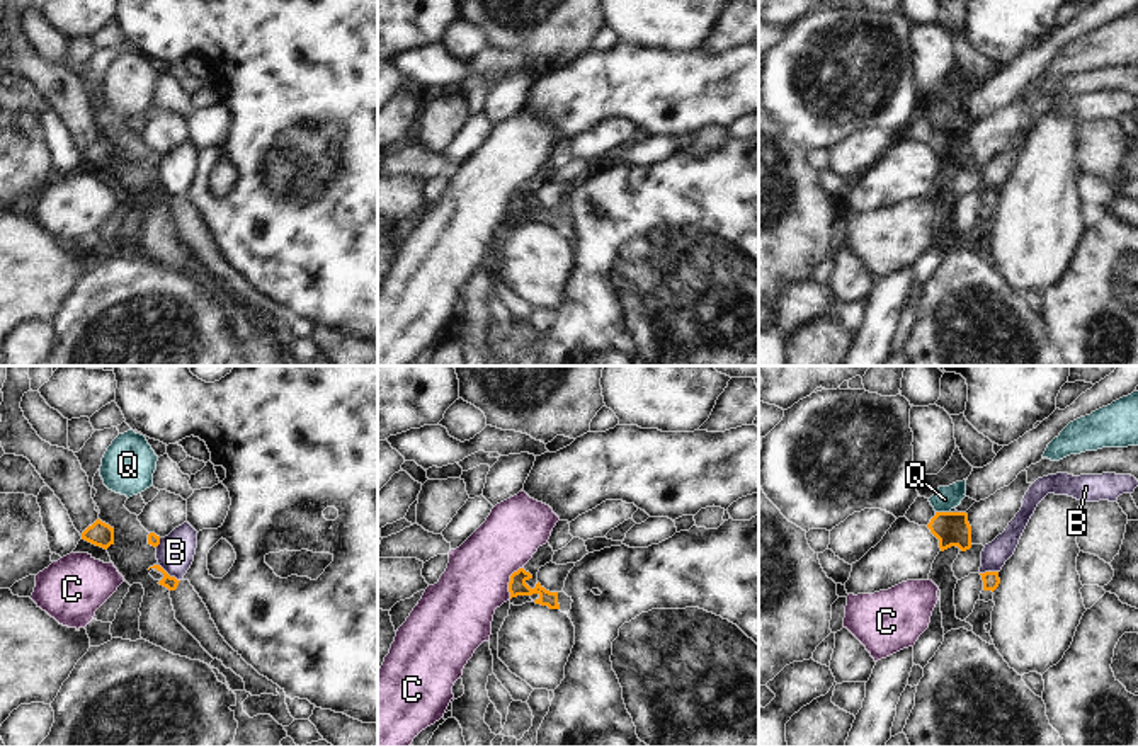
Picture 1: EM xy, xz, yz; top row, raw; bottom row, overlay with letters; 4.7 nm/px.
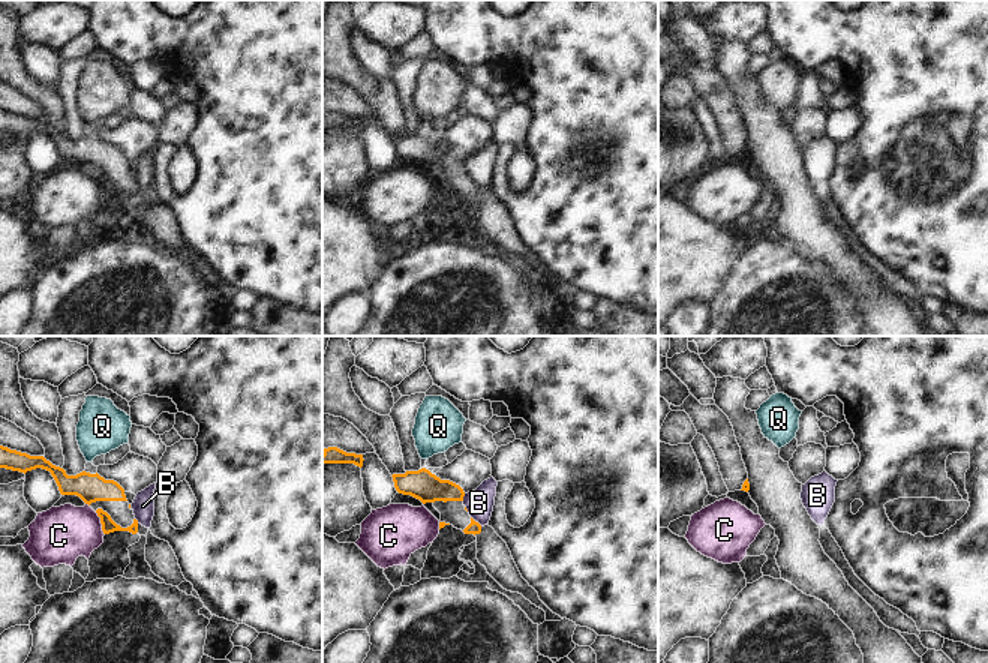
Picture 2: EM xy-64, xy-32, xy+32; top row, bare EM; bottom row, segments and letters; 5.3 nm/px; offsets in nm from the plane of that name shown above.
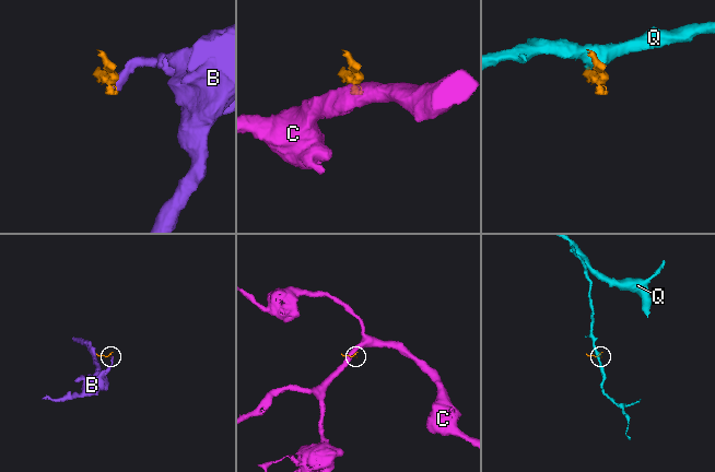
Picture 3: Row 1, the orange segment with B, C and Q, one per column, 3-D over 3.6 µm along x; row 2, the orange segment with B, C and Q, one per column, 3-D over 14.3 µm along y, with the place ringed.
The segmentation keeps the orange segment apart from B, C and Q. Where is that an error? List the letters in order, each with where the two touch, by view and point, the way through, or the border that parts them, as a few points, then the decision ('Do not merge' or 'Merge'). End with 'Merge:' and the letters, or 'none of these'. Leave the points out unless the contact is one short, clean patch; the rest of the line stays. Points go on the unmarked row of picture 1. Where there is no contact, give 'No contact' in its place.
B: Touches orange at xy (167, 193). Boundary: xy (159, 182), (179, 199). Do not merge
C: Touches orange at xz (511, 199). Boundary: xz (523, 186), (511, 194), (509, 216). Do not merge
Q: Touches orange at yz (943, 131). Boundary: yz (936, 130), (950, 131). Do not merge
Merge: none of these

